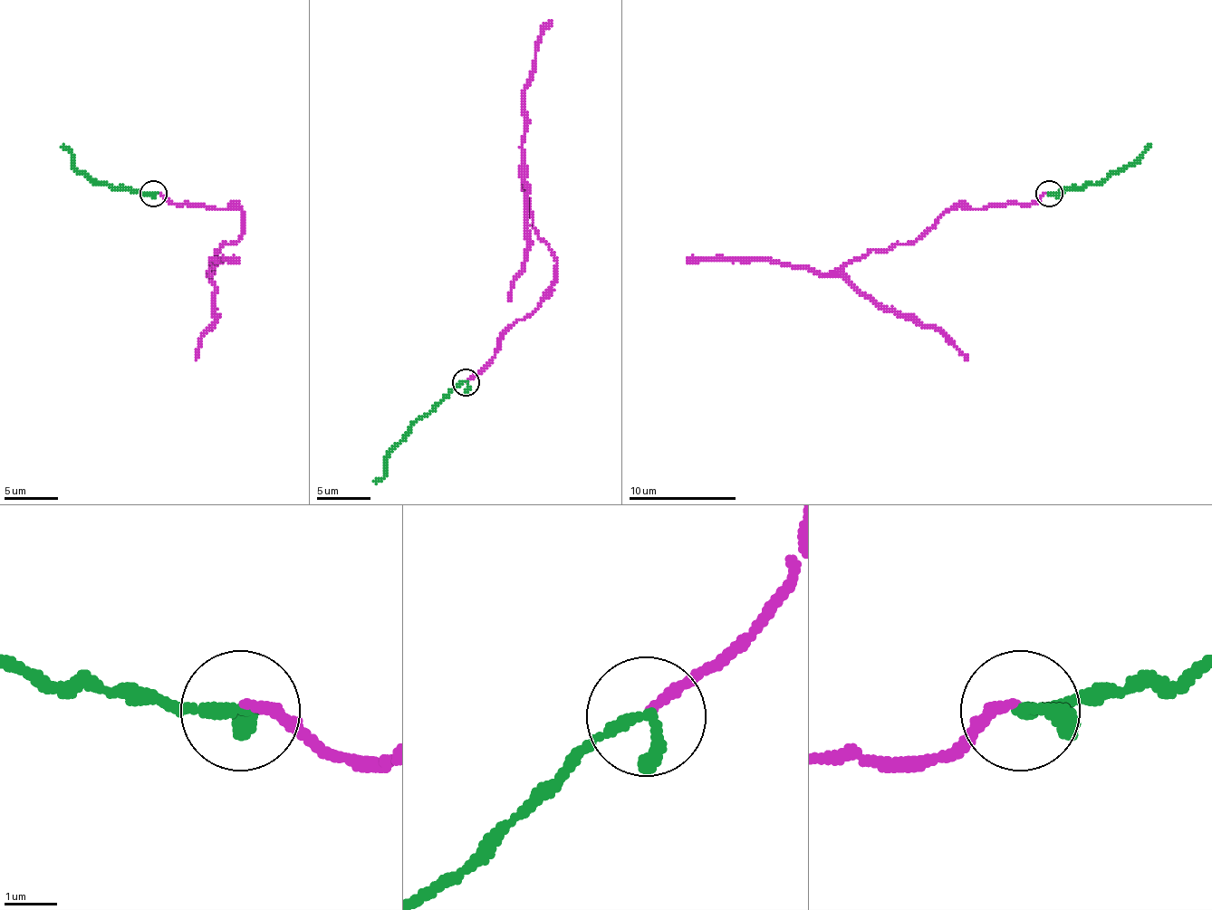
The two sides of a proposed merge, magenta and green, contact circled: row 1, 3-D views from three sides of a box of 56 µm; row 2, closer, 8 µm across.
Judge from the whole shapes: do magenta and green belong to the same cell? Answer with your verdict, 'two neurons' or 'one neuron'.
one neuron

